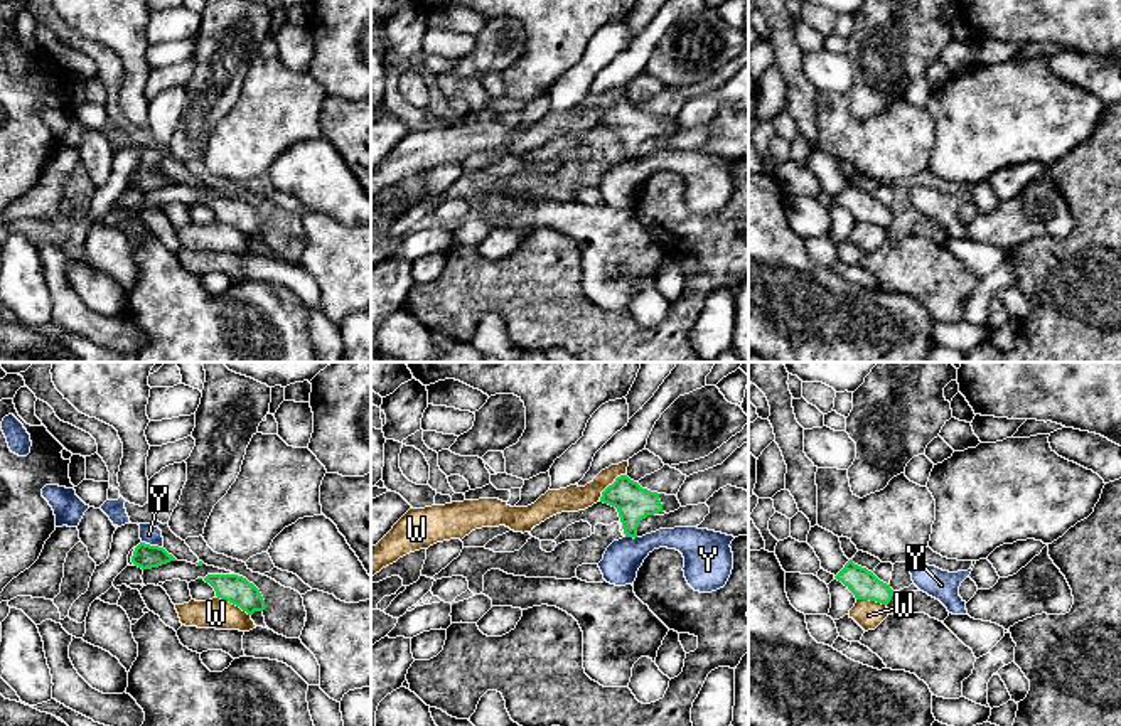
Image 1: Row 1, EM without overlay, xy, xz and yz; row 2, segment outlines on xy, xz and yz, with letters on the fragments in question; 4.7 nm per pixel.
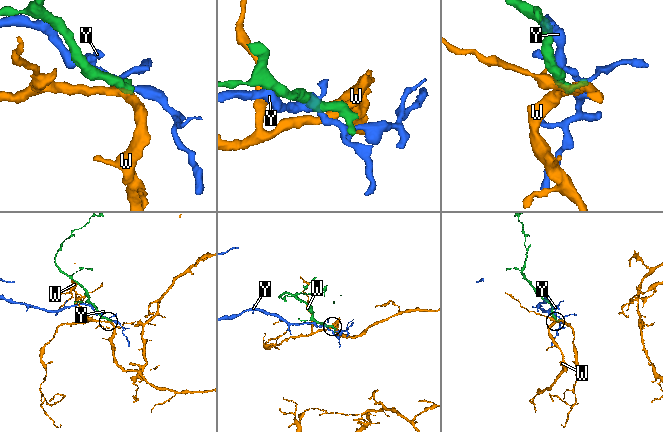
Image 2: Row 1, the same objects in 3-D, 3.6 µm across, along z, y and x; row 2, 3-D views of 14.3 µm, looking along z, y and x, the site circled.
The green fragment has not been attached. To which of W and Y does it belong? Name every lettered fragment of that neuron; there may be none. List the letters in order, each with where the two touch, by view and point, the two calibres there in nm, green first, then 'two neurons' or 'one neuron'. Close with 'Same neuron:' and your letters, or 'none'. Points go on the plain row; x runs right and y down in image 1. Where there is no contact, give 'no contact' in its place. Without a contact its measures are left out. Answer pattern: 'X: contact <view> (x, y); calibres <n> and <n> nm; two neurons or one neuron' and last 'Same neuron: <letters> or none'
W: contact xy (233, 226); calibres 140 and 140 nm; two neurons
Y: contact xy (152, 169); calibres 120 and 90 nm; two neurons
Same neuron: none

